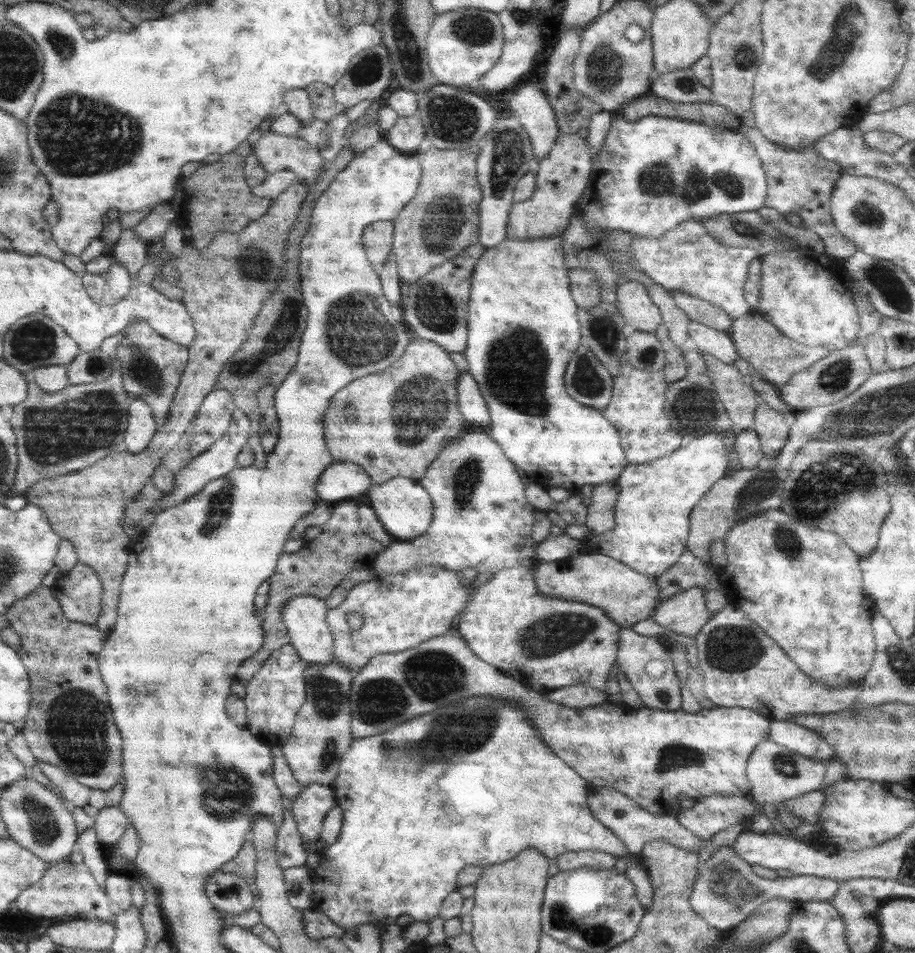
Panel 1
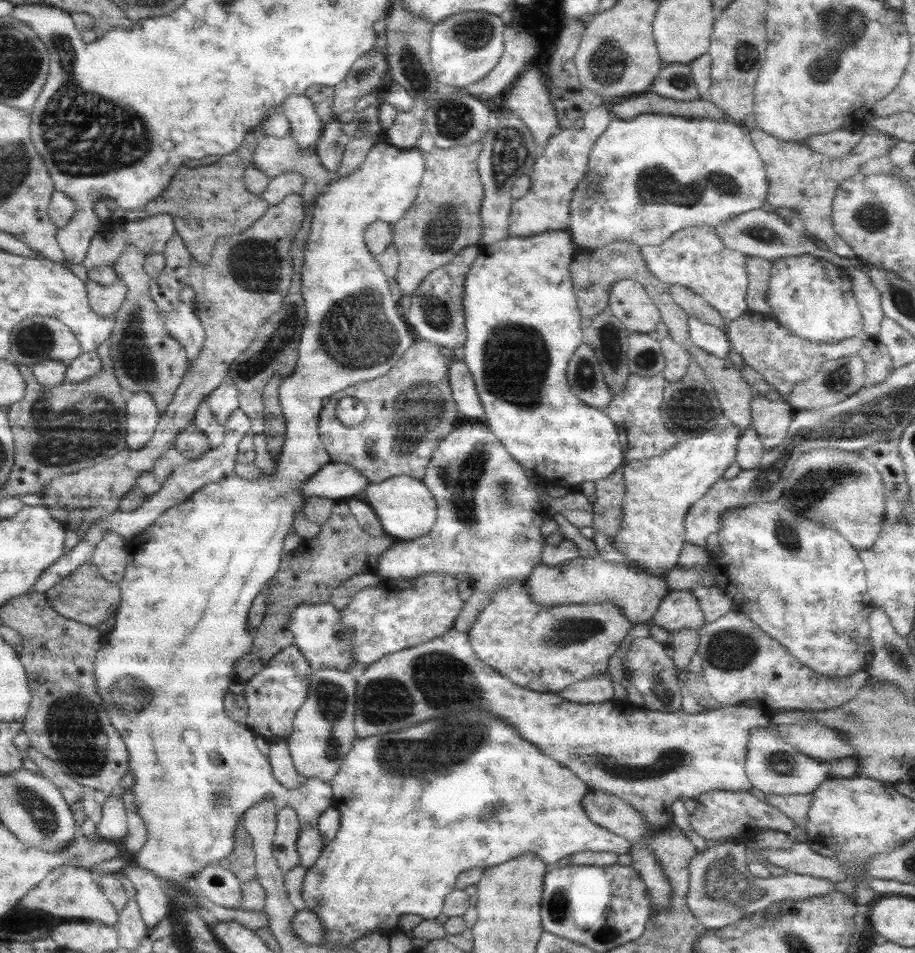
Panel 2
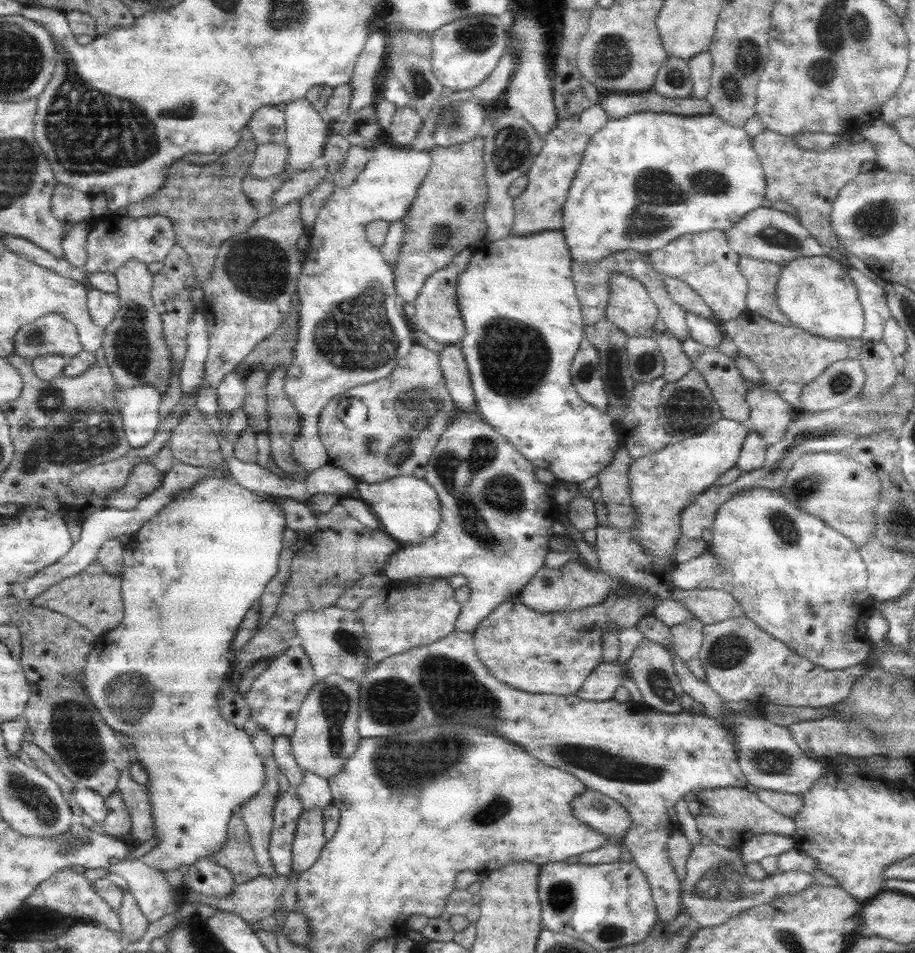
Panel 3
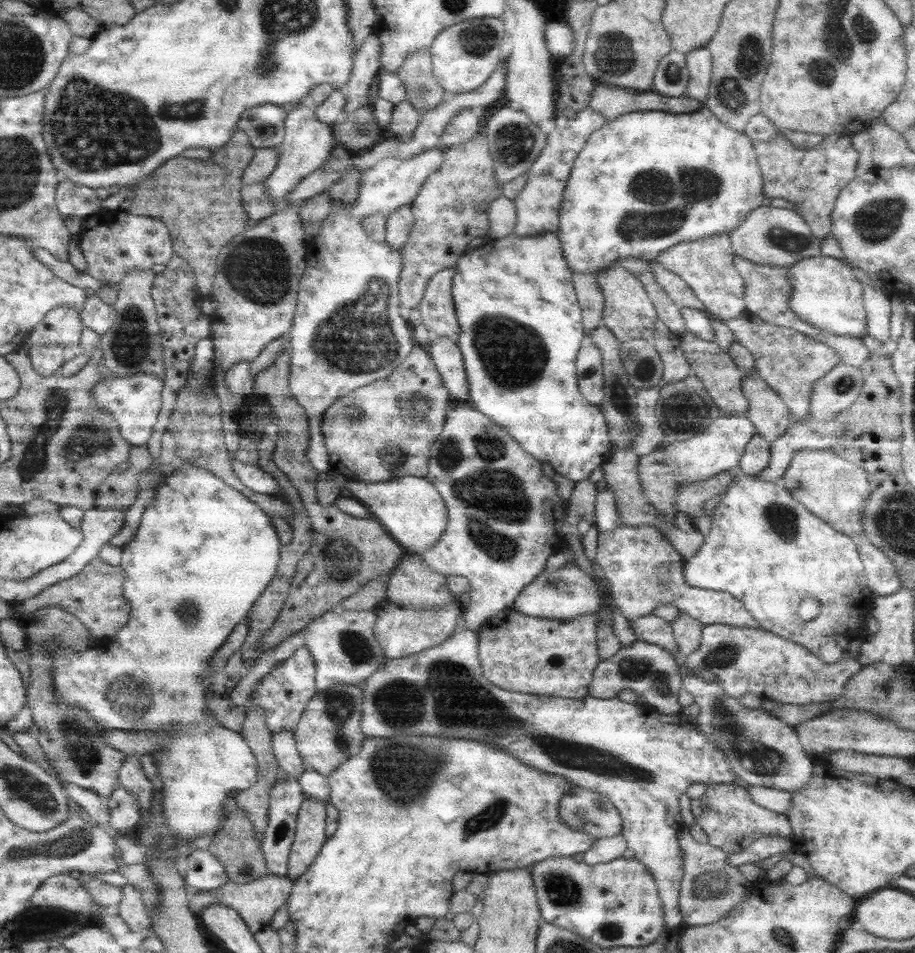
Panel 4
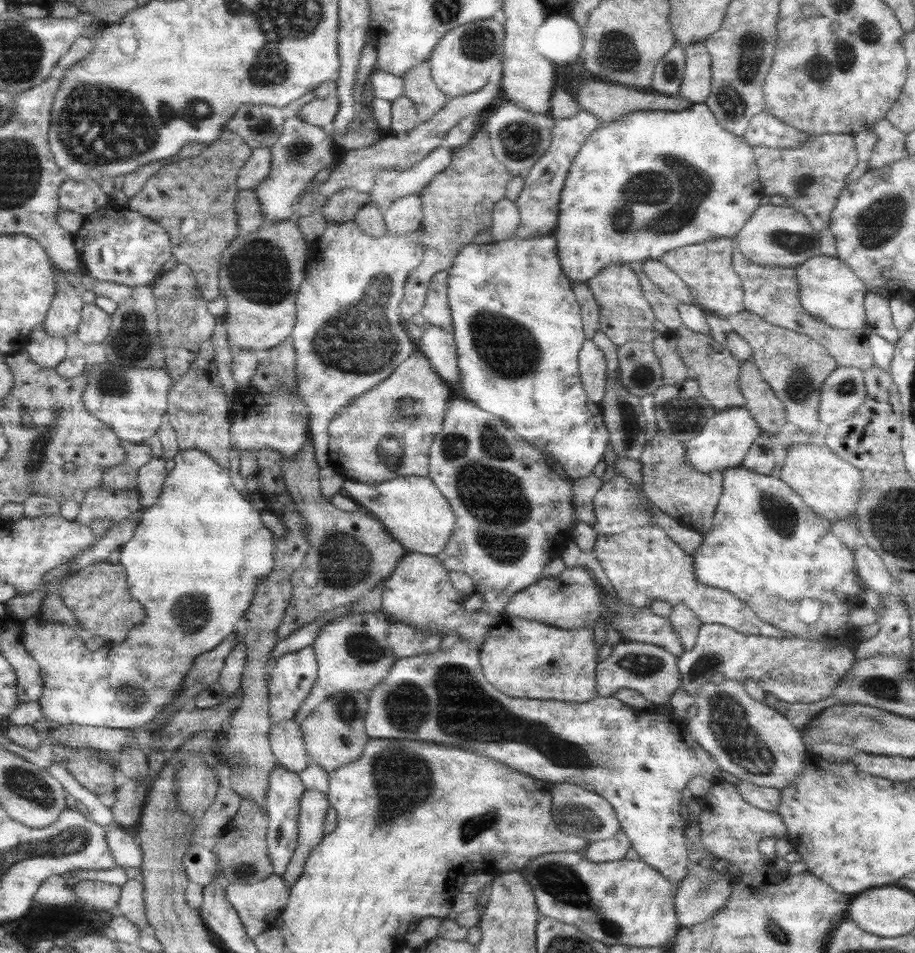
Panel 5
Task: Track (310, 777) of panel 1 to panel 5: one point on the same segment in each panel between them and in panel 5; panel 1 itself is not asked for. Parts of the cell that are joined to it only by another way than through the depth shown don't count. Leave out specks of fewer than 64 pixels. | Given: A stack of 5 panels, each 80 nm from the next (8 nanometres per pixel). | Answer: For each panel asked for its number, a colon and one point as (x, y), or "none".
2: (323, 733)
3: (325, 736)
4: (328, 733)
5: (334, 734)

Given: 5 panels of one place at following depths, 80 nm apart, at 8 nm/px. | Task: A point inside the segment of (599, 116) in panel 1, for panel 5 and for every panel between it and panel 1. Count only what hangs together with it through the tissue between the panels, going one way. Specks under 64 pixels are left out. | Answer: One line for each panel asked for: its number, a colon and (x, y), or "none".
2: (556, 173)
3: (539, 208)
4: (537, 206)
5: (538, 203)

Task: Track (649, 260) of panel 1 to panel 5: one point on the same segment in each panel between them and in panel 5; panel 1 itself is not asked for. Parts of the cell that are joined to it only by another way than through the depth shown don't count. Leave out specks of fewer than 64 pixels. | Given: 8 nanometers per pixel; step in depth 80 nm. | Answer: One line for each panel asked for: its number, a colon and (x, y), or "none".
2: (695, 257)
3: (704, 261)
4: (707, 265)
5: (706, 268)

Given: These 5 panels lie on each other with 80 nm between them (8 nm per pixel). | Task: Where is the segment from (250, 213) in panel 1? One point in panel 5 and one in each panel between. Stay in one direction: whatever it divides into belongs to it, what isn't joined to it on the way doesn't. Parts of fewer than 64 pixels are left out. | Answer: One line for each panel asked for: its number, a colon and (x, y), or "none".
2: (206, 203)
3: (206, 205)
4: (199, 201)
5: (193, 199)

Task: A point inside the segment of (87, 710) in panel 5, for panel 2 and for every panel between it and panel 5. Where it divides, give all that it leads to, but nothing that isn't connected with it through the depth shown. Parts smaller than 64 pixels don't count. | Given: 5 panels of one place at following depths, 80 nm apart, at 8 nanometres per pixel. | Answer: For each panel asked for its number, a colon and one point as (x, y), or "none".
2: (164, 668)
3: (191, 573)
4: (203, 553)

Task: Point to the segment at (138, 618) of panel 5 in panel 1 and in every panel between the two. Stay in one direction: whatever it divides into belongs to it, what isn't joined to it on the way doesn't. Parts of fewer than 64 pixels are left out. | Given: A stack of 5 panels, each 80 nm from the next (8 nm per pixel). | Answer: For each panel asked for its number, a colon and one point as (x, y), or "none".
1: (80, 593)
2: (84, 596)
3: (93, 598)
4: (95, 596)

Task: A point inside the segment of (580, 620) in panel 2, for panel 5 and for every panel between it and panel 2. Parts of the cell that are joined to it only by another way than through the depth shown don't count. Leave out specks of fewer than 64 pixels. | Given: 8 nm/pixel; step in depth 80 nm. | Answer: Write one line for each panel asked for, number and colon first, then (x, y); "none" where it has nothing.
3: (546, 652)
4: (548, 657)
5: (522, 658)

